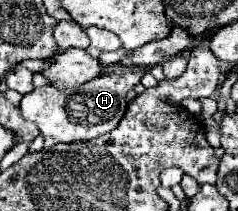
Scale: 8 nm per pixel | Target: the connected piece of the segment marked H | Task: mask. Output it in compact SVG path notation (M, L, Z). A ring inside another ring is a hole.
M131 70L113 72L113 74L93 78L91 82L85 82L83 86L75 90L59 90L55 86L35 88L33 92L23 96L19 110L25 120L31 120L37 124L39 132L45 138L45 148L51 148L61 142L69 144L69 142L79 142L79 140L91 140L91 138L111 132L119 124L127 108L125 94L135 84L139 84L143 74L145 72L131 72Z

